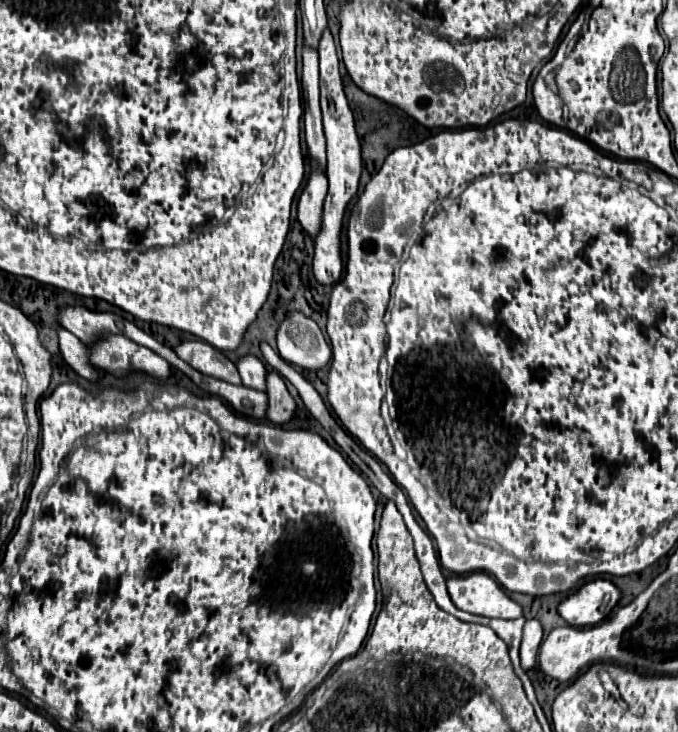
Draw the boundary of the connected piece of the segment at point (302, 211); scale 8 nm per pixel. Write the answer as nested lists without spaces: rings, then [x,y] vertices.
[[[314,166],[310,180],[306,188],[302,190],[300,202],[298,202],[298,220],[312,240],[318,236],[320,226],[322,226],[322,206],[324,206],[326,192],[328,192],[328,180],[324,172],[320,172]]]

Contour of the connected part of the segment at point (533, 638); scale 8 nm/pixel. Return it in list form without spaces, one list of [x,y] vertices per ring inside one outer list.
[[[526,620],[522,646],[520,646],[520,660],[522,660],[524,670],[534,668],[536,658],[538,658],[540,642],[542,642],[542,626],[540,626],[540,622],[538,620]]]

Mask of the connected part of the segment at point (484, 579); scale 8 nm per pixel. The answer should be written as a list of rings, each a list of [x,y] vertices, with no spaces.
[[[466,574],[448,580],[452,602],[470,614],[516,620],[522,616],[522,606],[510,600],[500,584],[488,574]]]

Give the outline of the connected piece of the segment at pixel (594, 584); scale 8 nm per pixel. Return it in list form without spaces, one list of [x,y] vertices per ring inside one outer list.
[[[592,580],[560,602],[558,612],[570,626],[596,626],[620,602],[622,592],[610,580]]]

